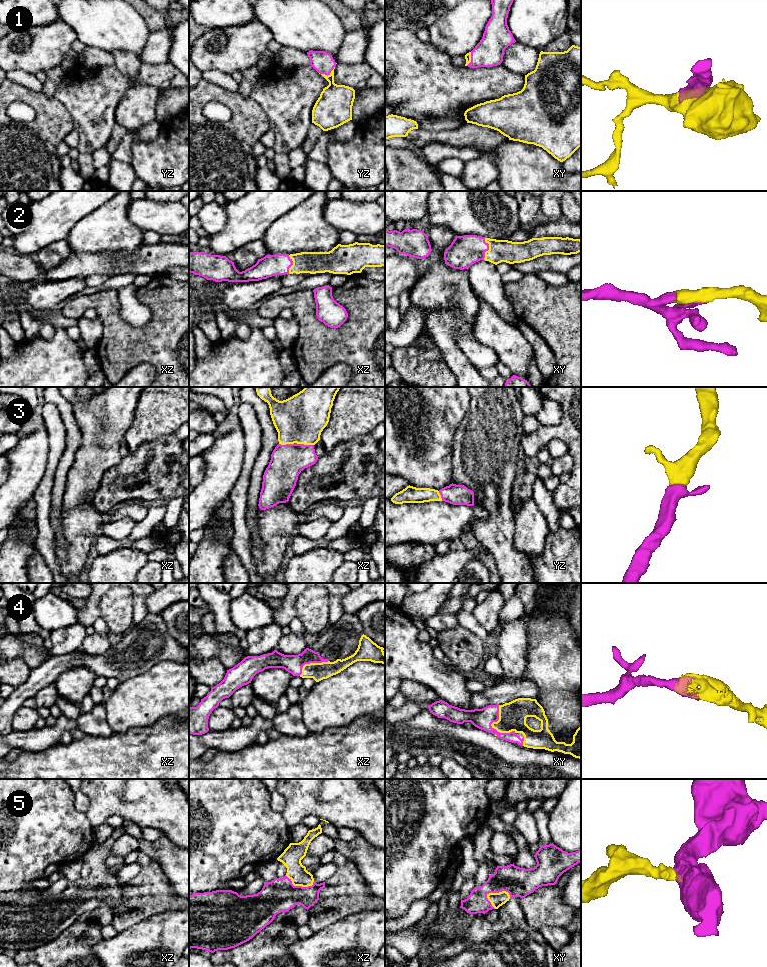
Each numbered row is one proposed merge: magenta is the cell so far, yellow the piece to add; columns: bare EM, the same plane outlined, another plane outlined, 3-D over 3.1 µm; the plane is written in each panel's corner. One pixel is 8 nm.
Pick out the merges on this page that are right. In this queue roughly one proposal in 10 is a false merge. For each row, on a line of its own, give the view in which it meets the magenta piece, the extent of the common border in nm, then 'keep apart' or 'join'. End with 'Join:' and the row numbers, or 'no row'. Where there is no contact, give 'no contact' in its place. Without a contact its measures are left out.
1: yz | 140 nm | join
2: xy | 180 nm | join
3: xz | 150 nm | join
4: xy | 260 nm | join
5: xy | 200 nm | join
Join: 1, 2, 3, 4, 5

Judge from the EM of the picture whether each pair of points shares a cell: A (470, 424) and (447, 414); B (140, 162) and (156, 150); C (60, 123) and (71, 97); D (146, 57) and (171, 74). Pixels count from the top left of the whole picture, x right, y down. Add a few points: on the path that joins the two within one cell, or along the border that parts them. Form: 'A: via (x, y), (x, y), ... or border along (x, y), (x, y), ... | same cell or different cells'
A: border along (470, 398), (470, 406), (459, 423), (452, 442) | different cells
B: via (144, 159), (147, 159), (152, 154) | same cell
C: border along (54, 96), (67, 110), (73, 128) | different cells
D: border along (167, 61), (161, 64), (141, 63) | different cells

